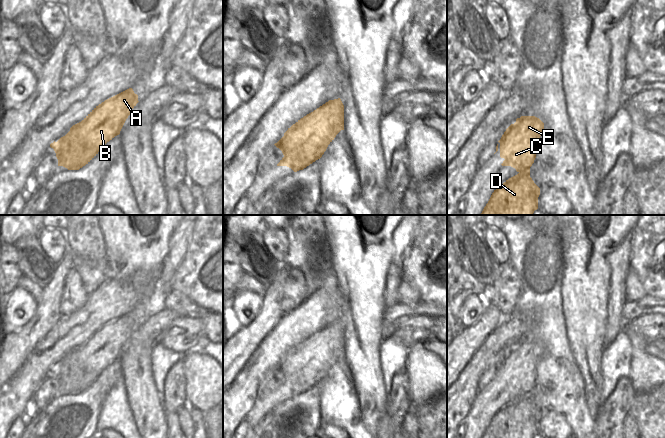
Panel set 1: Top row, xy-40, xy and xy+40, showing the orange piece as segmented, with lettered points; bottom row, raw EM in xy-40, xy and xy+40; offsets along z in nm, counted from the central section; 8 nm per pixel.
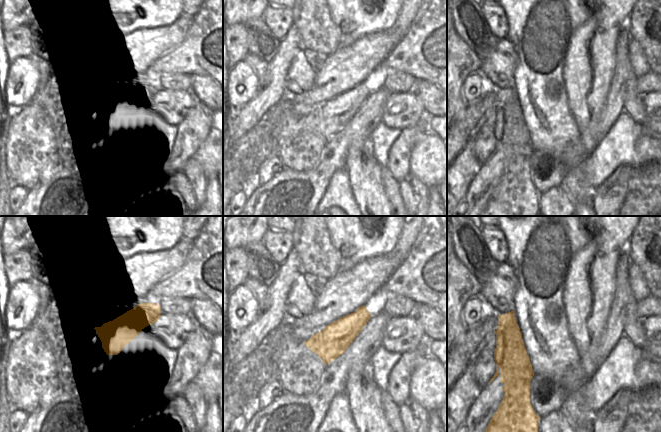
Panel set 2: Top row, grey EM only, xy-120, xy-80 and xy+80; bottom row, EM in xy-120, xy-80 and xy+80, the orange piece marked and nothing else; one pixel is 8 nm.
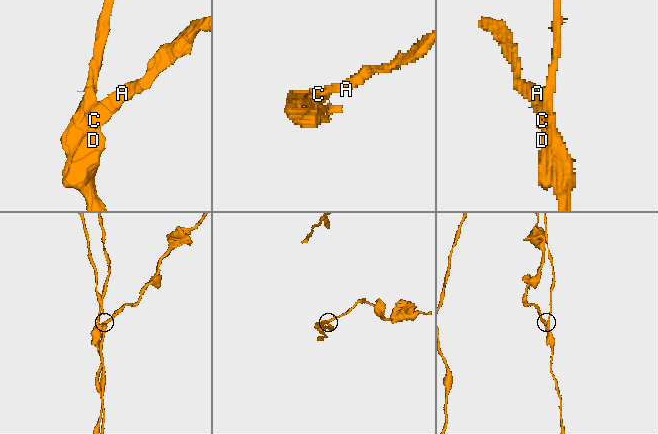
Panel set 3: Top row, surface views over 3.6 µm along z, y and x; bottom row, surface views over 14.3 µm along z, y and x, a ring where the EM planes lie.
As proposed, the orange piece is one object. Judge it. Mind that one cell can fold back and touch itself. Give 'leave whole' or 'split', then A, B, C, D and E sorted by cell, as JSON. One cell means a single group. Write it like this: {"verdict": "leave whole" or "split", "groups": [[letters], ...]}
{"verdict": "split", "groups": [["A", "B", "C", "E"], ["D"]]}

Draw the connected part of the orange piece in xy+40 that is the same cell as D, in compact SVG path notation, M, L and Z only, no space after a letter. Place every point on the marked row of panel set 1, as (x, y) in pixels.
M530 170L520 172L494 190L481 215L533 215L539 195Z

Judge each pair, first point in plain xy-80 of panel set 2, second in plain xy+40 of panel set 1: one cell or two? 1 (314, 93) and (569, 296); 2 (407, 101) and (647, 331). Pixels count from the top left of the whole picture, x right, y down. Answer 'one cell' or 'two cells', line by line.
1: two cells
2: one cell

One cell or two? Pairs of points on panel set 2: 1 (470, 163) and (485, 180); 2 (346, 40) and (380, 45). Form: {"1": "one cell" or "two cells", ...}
{"1": "two cells", "2": "two cells"}

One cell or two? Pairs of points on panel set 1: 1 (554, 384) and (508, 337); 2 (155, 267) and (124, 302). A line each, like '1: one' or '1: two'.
1: two
2: two

